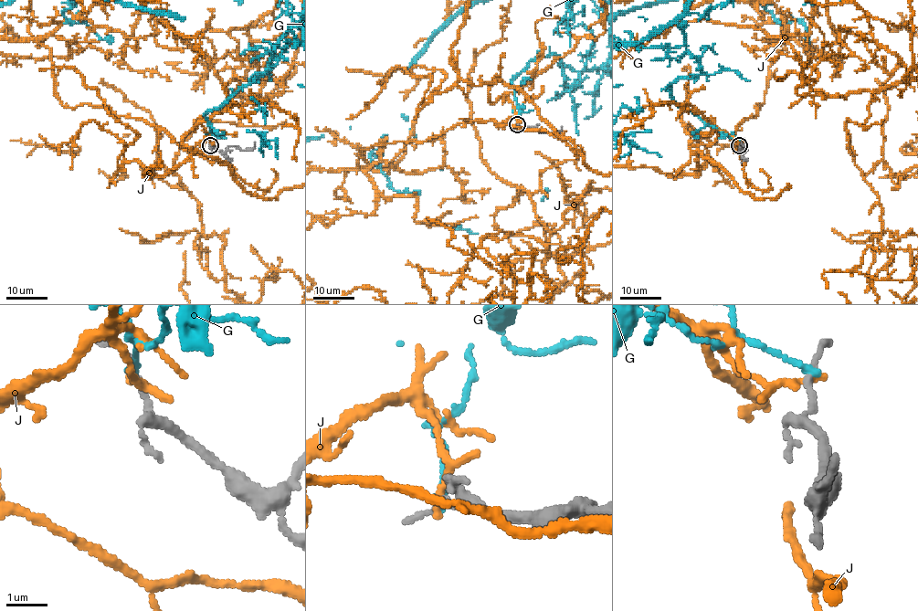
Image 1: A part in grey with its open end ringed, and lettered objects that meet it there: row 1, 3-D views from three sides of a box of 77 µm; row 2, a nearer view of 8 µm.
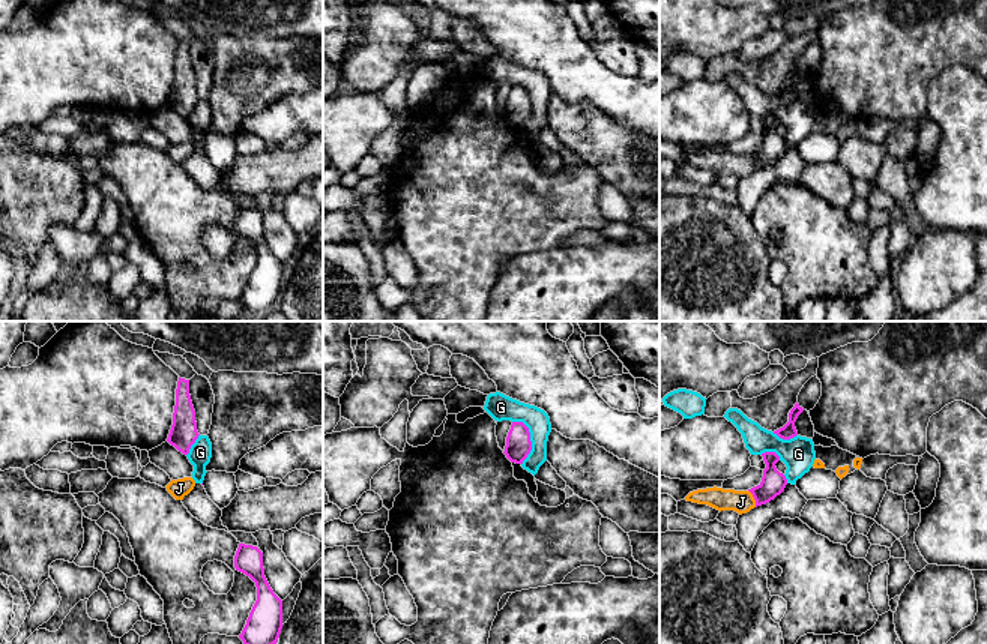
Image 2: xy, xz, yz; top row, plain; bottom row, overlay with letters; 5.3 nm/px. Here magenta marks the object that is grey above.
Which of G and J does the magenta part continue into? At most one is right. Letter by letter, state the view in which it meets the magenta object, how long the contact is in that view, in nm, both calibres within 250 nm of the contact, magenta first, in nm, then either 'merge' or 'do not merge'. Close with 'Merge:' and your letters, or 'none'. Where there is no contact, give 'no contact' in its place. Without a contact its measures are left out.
G: xz | 240 nm | 140/140 nm | do not merge
J: yz | 100 nm | 130/120 nm | do not merge
Merge: none

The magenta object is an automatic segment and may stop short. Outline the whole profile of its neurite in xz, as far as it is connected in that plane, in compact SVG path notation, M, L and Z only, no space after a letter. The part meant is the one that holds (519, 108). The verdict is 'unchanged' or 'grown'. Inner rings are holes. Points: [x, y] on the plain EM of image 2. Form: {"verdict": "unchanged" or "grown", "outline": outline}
{"verdict": "unchanged", "outline": "M512 86L503 117L511 126L523 128L530 114L532 105L529 92L523 86Z"}

